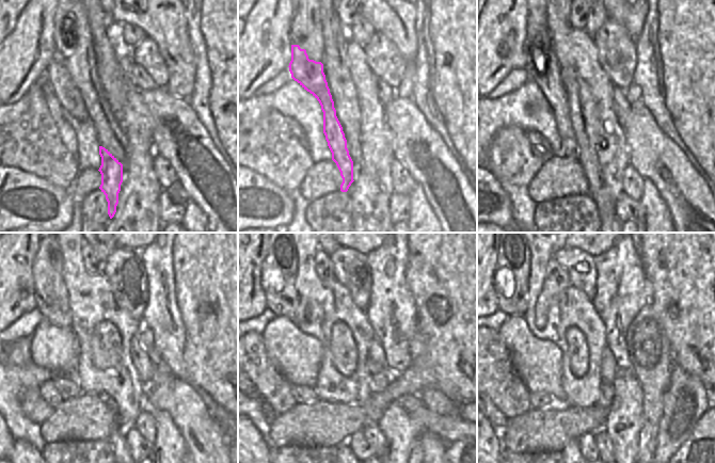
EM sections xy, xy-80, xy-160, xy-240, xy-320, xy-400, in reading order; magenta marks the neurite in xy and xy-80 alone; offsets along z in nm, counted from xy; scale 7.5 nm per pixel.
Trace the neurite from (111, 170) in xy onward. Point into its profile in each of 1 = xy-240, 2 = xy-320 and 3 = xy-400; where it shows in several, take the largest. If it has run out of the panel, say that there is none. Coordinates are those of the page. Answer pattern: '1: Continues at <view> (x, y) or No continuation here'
1: Continues at xy-240 (51, 298)
2: Continues at xy-320 (282, 257)
3: Continues at xy-400 (514, 254)

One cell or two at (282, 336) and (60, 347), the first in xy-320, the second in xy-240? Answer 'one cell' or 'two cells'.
one cell

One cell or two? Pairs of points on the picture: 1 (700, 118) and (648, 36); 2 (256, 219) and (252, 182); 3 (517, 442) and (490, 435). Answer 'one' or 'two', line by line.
1: two
2: one
3: two

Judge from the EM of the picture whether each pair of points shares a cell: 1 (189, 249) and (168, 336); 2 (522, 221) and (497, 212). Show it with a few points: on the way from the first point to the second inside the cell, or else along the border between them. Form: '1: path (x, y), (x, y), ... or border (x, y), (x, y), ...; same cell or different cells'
1: border (173, 275), (173, 288), (183, 324); different cells
2: border (507, 193), (510, 200), (510, 211), (513, 221); different cells

